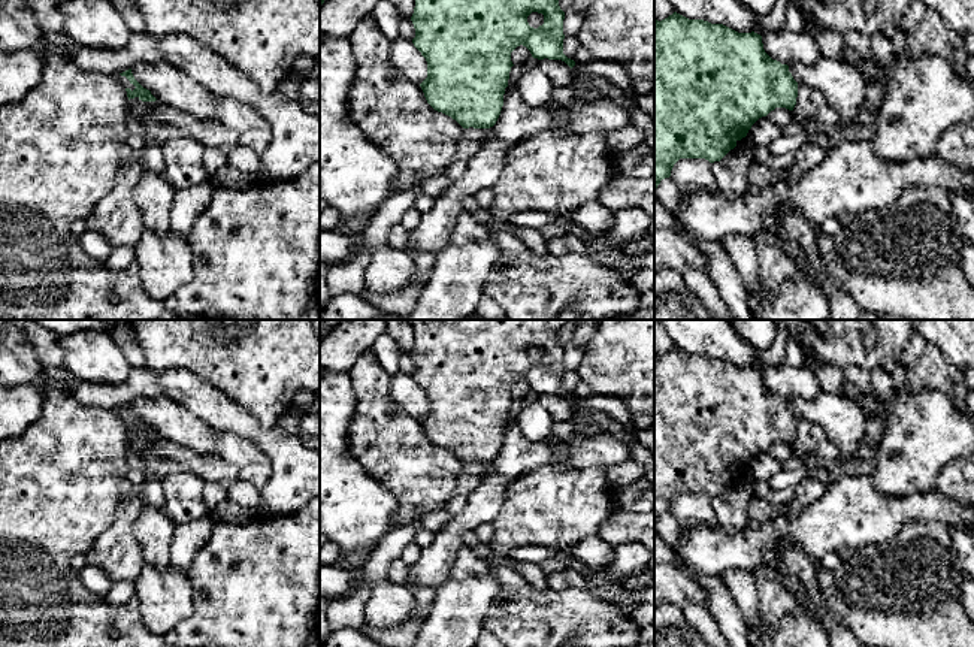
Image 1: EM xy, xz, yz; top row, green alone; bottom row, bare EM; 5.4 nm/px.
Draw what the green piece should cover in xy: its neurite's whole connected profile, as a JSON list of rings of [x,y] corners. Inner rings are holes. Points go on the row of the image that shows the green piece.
[[[128,69],[128,70],[125,70],[125,72],[120,73],[120,75],[121,75],[121,76],[125,76],[125,78],[130,81],[130,84],[133,84],[133,85],[136,87],[133,91],[131,91],[130,88],[125,88],[128,100],[130,100],[130,99],[134,99],[134,97],[137,97],[137,99],[142,100],[142,102],[155,102],[155,100],[157,100],[157,99],[151,94],[149,90],[143,88],[143,87],[134,79],[134,76],[133,76],[133,73],[131,73],[131,69]]]

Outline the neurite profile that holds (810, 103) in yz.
[[[798,84],[798,97],[792,114],[799,120],[813,120],[816,124],[841,124],[840,112],[829,105],[825,96],[804,84]]]

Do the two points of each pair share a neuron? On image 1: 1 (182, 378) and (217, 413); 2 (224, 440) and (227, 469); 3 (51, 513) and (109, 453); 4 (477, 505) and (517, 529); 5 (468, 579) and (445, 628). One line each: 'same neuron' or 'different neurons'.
1: same neuron
2: different neurons
3: same neuron
4: different neurons
5: same neuron

